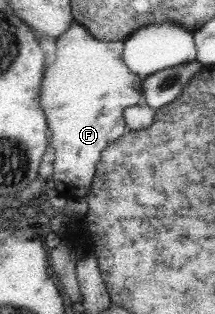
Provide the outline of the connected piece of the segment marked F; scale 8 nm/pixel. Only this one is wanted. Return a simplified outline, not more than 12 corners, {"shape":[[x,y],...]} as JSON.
{"shape":[[75,20],[39,105],[58,197],[90,190],[143,78]]}

